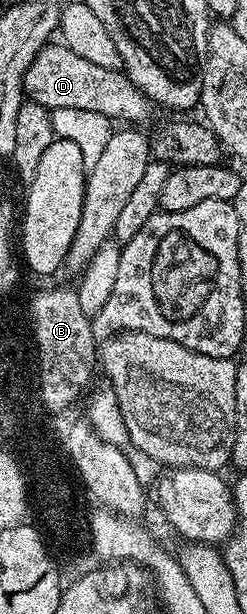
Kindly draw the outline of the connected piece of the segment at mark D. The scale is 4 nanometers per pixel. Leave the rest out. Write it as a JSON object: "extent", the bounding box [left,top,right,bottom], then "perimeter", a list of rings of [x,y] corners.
{"extent":[24,41,156,125],"perimeter":[[[51,41],[40,48],[38,55],[26,70],[24,91],[29,102],[47,107],[49,111],[91,111],[111,121],[123,119],[126,122],[123,124],[126,125],[144,125],[140,123],[148,122],[154,111],[156,112],[155,104],[151,103],[147,95],[121,70],[104,65],[92,65],[92,61],[84,61],[84,57],[72,53],[72,49],[68,49],[61,41]]]}

